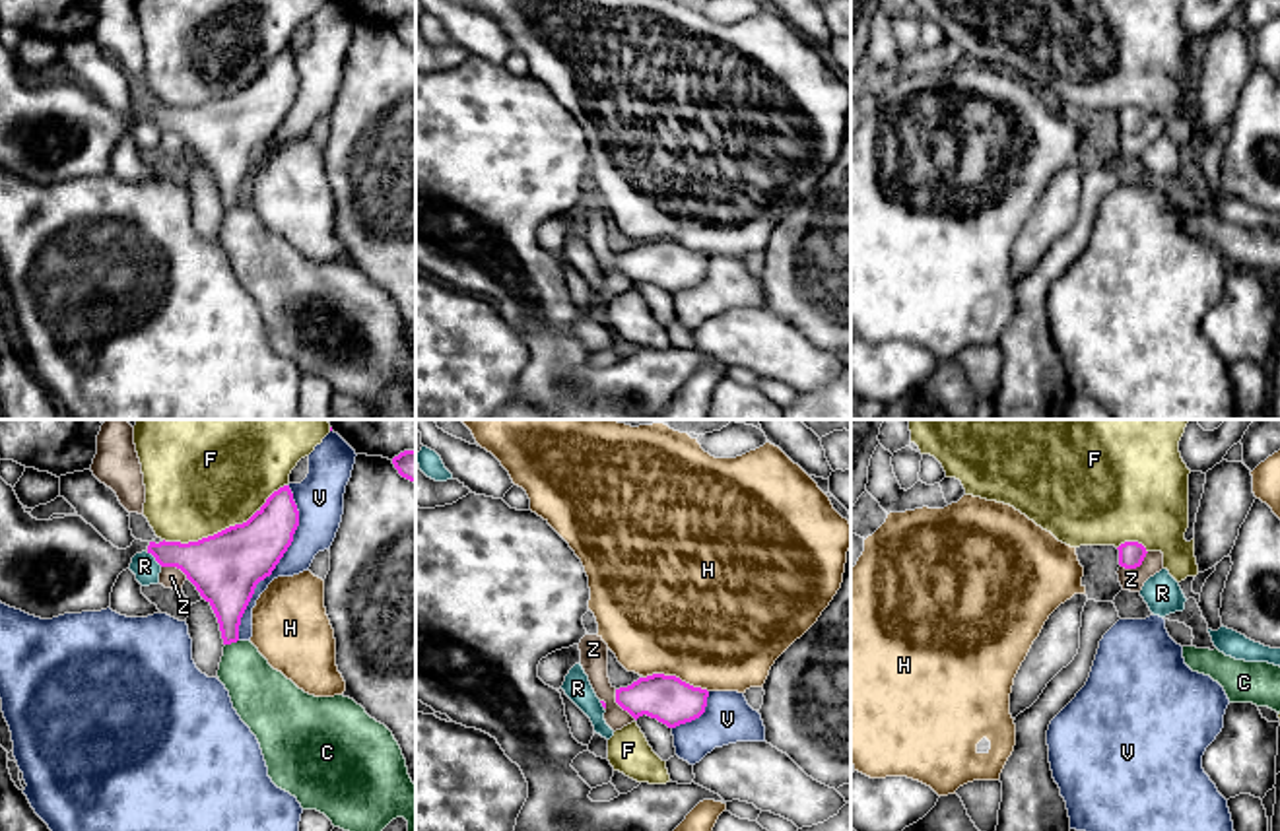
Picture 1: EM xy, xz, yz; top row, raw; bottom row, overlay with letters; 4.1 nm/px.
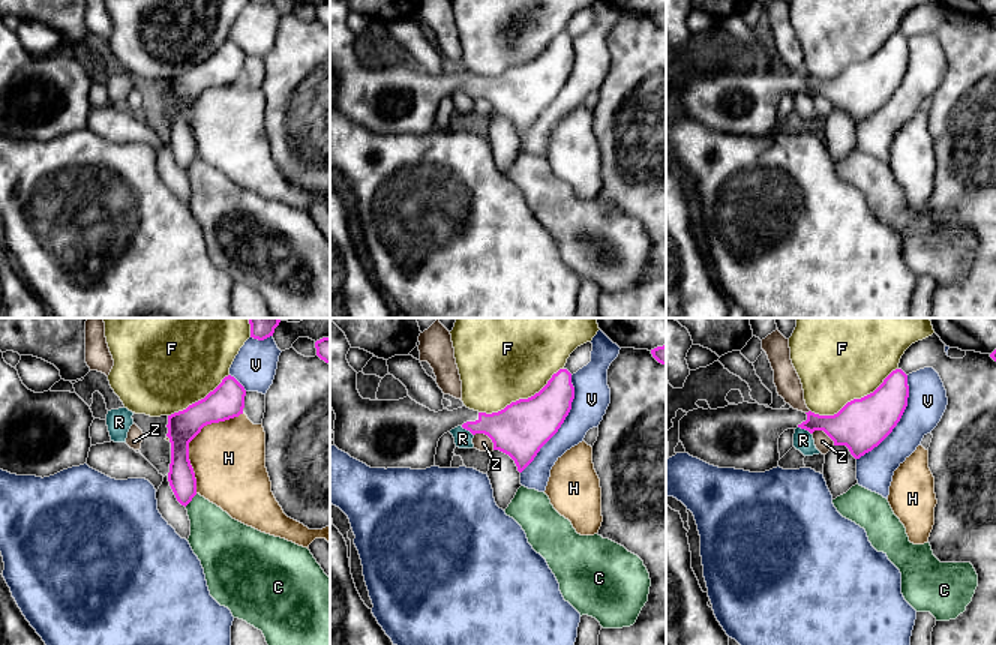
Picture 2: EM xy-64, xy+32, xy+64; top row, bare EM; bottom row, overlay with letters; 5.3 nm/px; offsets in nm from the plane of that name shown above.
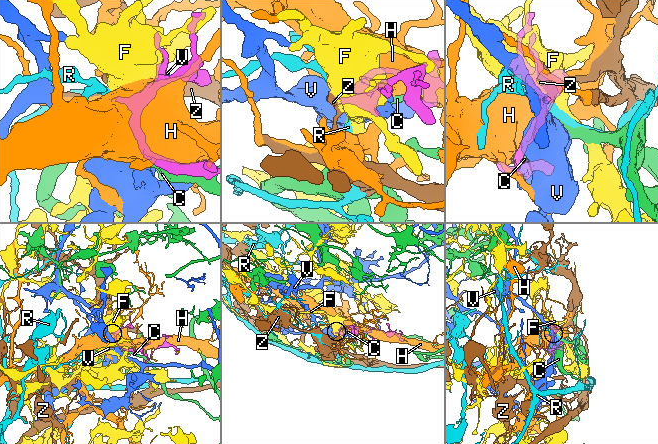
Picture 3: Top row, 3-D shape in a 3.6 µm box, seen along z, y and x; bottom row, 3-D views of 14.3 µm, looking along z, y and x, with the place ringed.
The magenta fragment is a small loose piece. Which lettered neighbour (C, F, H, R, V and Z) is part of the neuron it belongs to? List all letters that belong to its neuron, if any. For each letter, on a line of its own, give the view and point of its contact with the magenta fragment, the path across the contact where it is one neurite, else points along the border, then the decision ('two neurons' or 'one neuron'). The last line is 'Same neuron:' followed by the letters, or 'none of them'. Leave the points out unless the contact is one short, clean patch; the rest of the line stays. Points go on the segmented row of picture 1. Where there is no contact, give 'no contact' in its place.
C: xy (232, 641) | two neurons
F: xy (226, 529) | two neurons
H: xz (674, 676) | two neurons
R: xy (154, 556) | along xy (146, 552), (162, 565) | two neurons
V: xy (278, 562) | two neurons
Z: yz (1137, 565) | along yz (1148, 552), (1139, 565), (1121, 567) | two neurons
Same neuron: none of them

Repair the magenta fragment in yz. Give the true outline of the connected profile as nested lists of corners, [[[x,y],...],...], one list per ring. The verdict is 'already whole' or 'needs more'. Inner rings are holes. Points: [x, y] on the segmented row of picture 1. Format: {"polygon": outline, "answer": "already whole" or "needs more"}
{"polygon": [[[1125,542],[1119,548],[1119,565],[1125,569],[1136,569],[1146,557],[1146,548],[1138,542]]], "answer": "already whole"}

